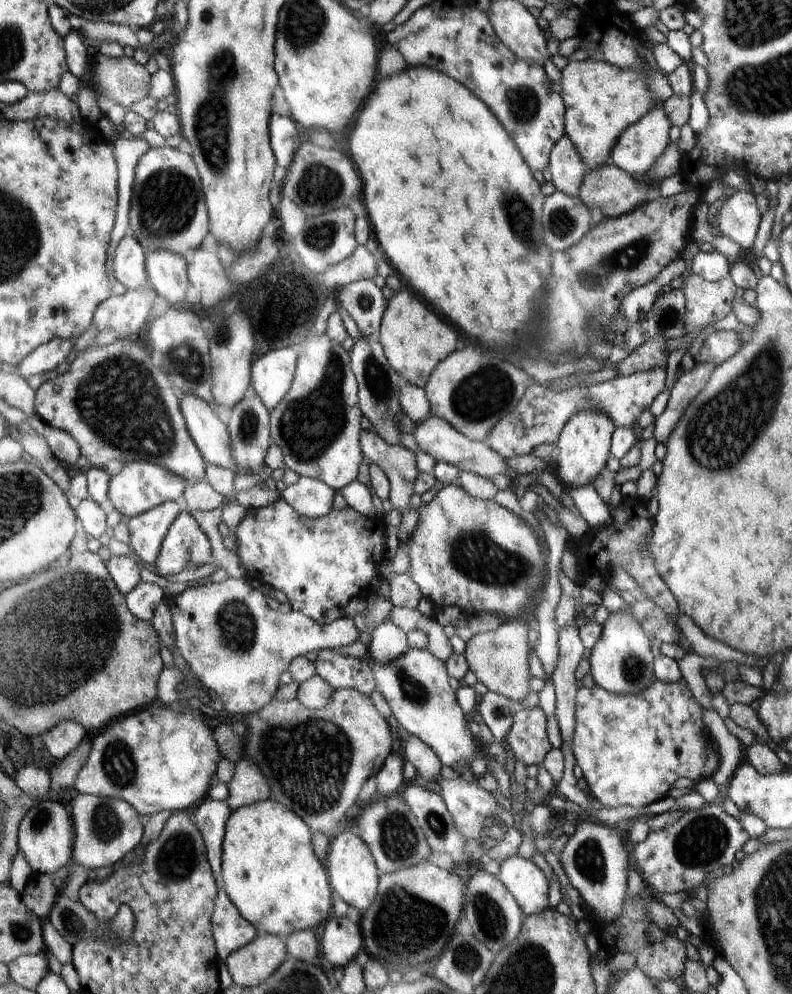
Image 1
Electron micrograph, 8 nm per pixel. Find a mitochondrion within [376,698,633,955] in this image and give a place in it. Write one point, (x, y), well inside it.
(488, 915)

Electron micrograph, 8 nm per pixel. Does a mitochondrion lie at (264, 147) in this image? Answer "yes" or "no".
no

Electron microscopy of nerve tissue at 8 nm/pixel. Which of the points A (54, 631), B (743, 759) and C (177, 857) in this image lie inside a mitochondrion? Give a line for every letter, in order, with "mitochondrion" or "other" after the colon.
A: mitochondrion
B: other
C: mitochondrion

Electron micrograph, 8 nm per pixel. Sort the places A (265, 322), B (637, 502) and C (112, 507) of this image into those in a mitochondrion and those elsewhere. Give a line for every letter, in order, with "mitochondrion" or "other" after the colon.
A: other
B: other
C: other

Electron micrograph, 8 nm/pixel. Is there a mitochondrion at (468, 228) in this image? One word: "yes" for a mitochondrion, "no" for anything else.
no

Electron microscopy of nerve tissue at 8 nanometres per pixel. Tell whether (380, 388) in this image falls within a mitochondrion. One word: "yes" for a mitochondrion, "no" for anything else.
yes

